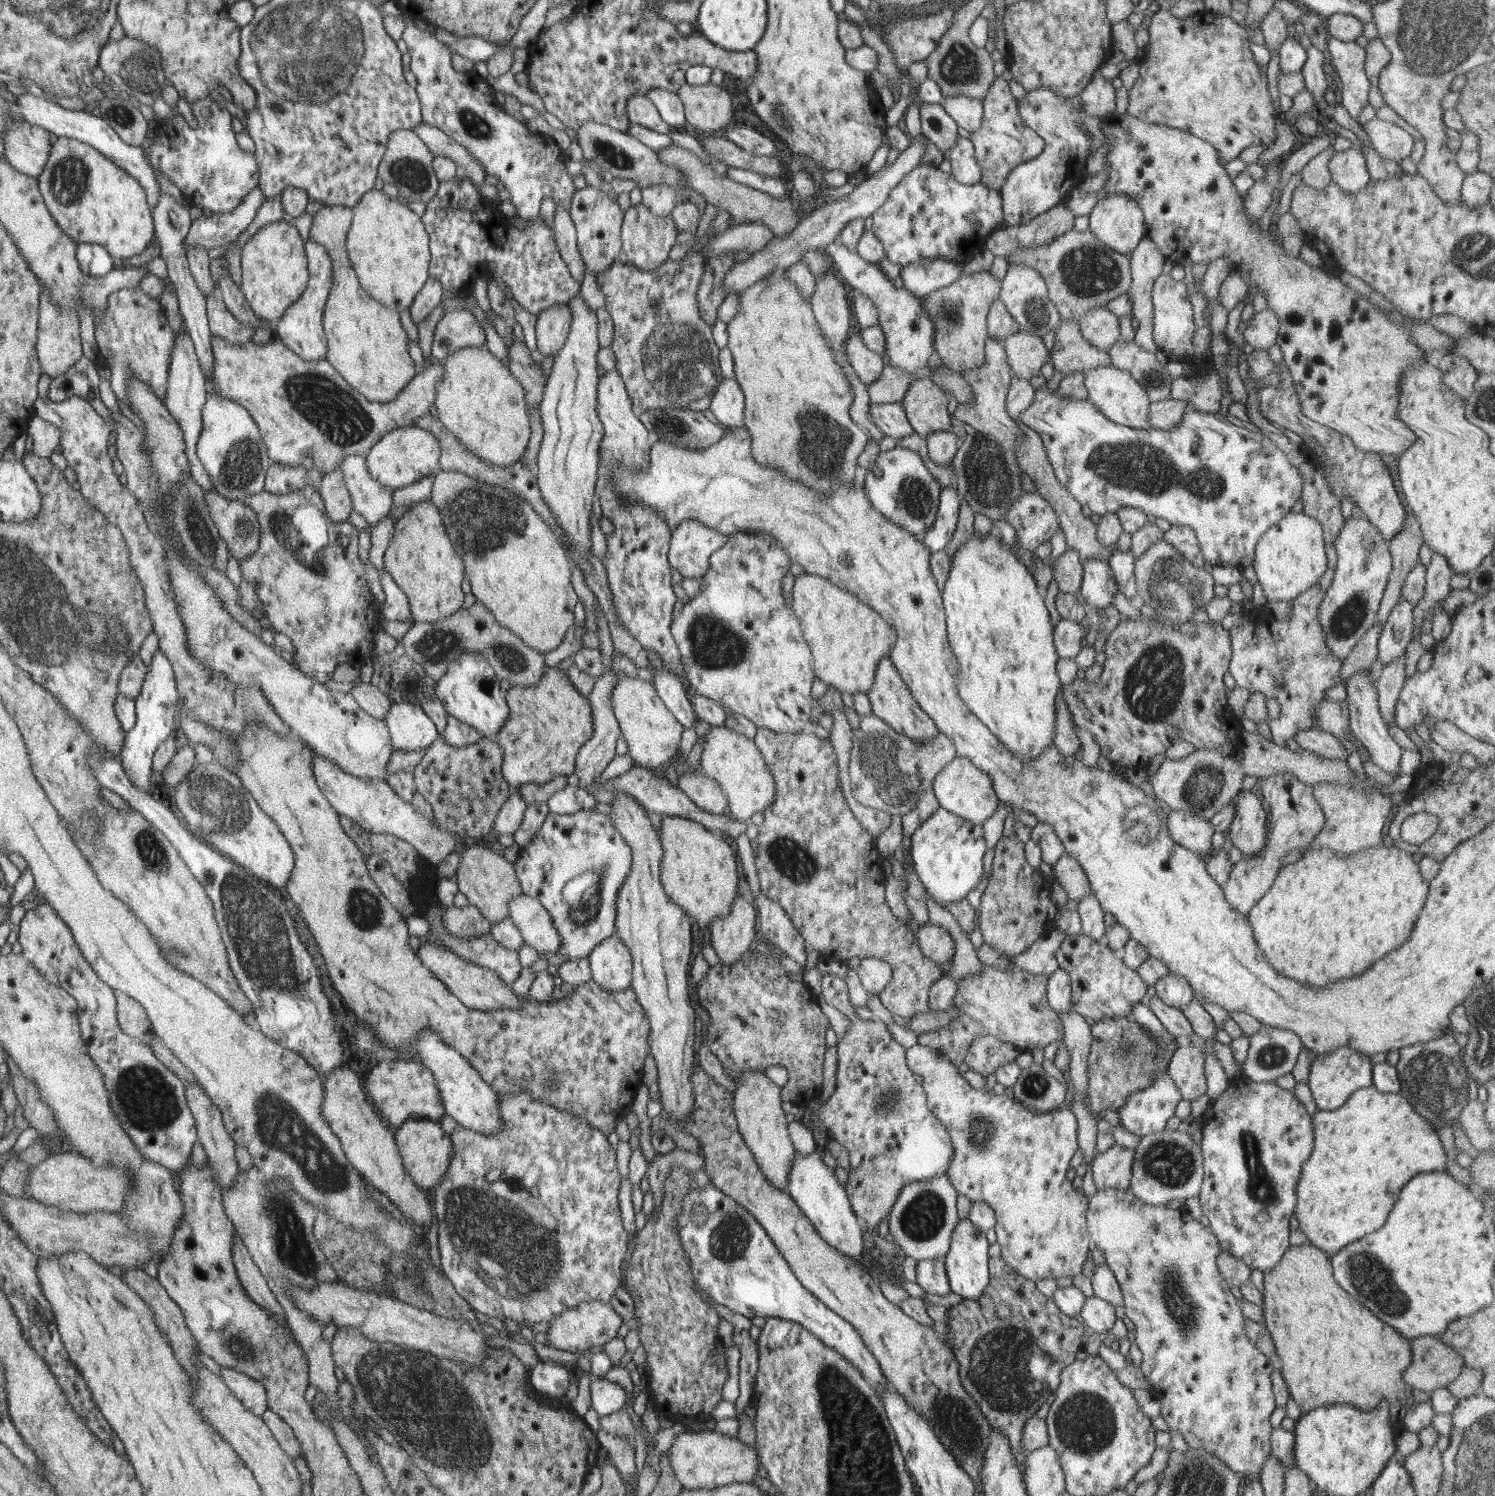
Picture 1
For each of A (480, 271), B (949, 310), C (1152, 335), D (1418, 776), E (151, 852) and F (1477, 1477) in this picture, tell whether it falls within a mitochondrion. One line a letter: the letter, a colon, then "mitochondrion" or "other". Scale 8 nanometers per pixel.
A: other
B: mitochondrion
C: other
D: other
E: mitochondrion
F: mitochondrion

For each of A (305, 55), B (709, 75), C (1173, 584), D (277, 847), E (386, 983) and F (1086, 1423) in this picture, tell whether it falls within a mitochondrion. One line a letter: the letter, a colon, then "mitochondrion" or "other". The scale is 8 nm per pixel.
A: mitochondrion
B: other
C: mitochondrion
D: other
E: other
F: mitochondrion

